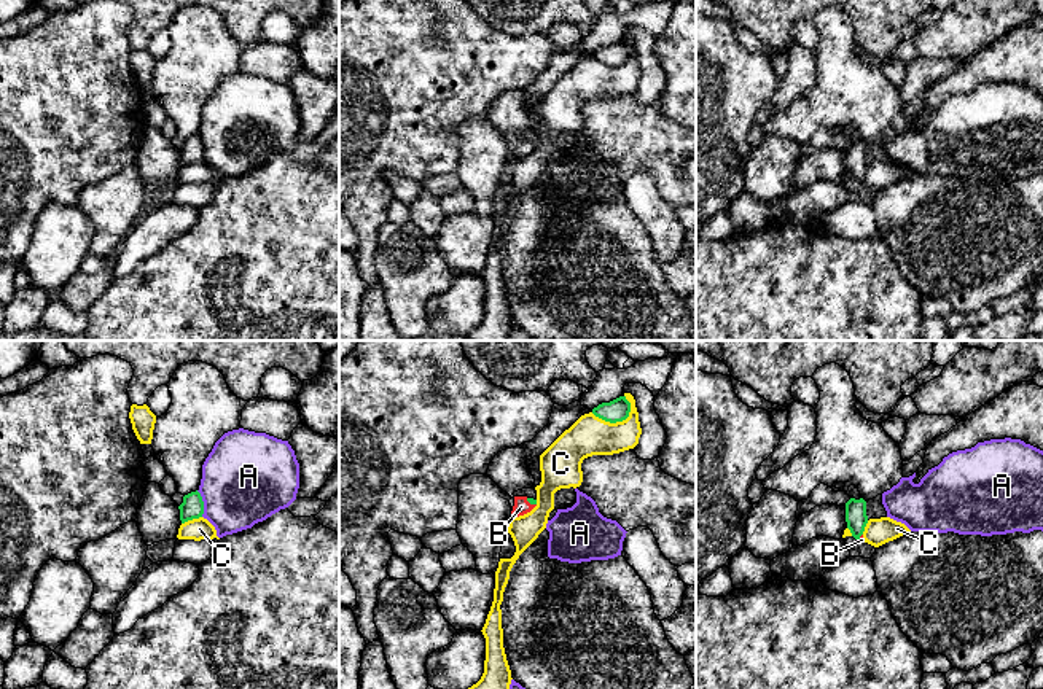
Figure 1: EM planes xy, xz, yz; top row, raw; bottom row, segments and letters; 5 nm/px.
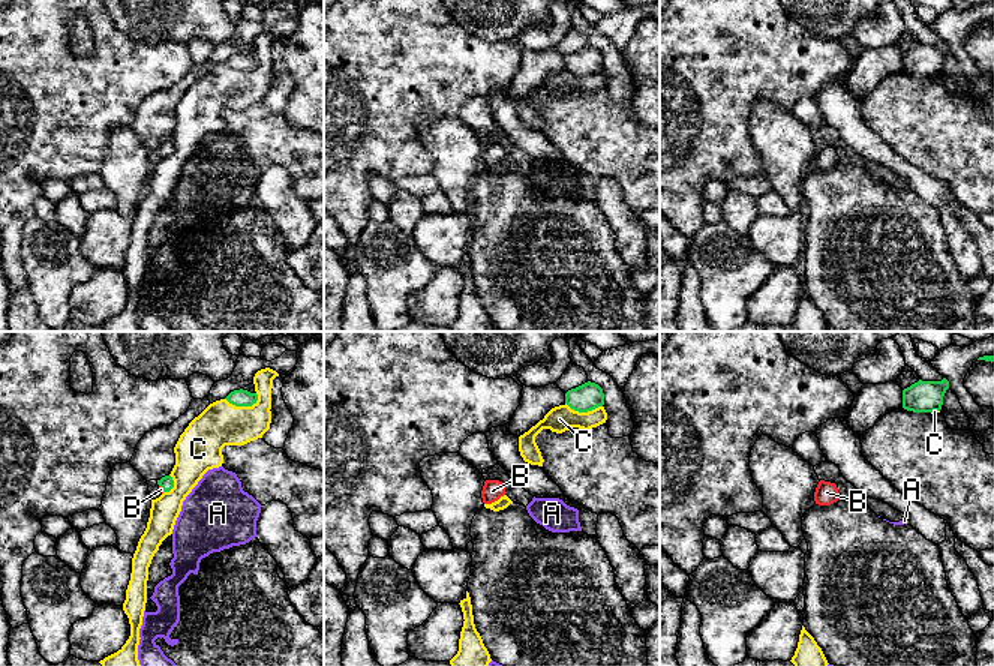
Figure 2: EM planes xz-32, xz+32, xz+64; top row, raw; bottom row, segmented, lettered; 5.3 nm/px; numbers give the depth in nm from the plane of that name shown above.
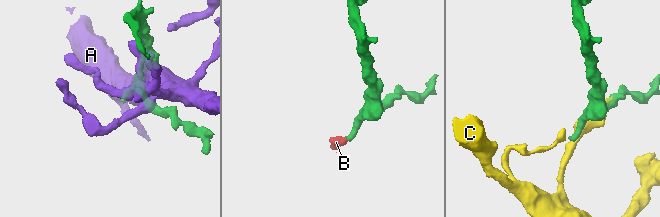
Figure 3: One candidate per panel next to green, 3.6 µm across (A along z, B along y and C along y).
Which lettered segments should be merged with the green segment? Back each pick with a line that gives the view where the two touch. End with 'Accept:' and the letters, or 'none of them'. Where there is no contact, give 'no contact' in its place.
B: xz
Accept: B

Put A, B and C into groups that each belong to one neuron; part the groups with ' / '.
A / B / C

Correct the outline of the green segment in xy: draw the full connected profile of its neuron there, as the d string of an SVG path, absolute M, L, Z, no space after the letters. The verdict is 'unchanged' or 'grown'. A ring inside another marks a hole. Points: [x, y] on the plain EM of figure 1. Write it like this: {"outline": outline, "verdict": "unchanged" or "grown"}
{"outline": "M196 134L196 135L185 138L183 146L178 150L178 153L180 153L182 167L202 161L204 145L202 145L201 137Z", "verdict": "unchanged"}

